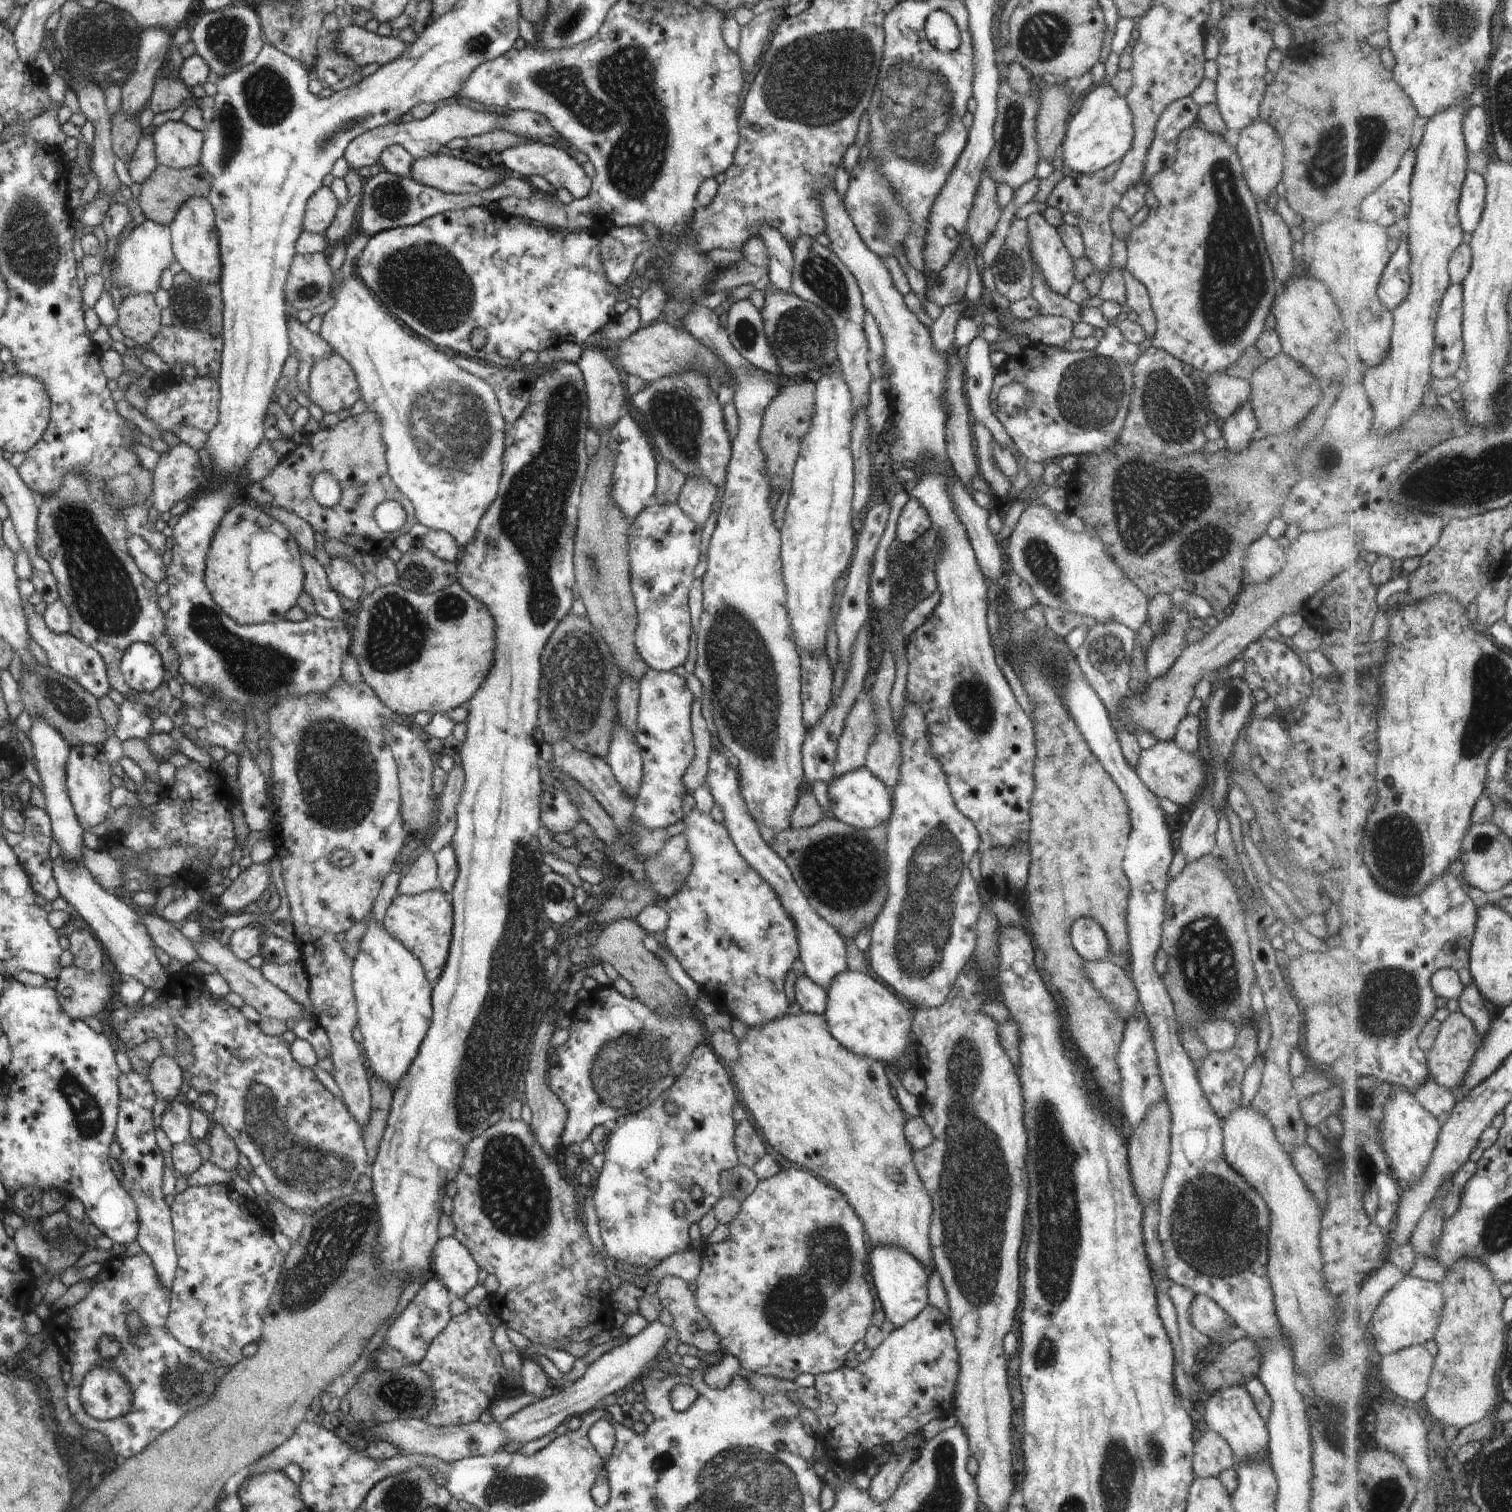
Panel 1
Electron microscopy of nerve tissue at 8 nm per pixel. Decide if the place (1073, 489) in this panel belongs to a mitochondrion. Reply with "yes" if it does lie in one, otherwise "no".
no

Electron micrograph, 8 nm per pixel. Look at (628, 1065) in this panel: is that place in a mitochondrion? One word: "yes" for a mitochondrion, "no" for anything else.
yes

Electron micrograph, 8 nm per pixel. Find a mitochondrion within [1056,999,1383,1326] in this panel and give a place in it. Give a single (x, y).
(1215, 1227)

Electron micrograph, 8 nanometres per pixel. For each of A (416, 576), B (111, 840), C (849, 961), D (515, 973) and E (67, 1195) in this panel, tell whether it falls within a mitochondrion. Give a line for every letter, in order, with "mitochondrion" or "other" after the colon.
A: mitochondrion
B: other
C: other
D: mitochondrion
E: other

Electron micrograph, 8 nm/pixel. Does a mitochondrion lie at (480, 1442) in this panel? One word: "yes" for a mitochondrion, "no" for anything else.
no

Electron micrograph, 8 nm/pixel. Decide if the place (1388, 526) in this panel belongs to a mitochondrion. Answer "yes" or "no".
no

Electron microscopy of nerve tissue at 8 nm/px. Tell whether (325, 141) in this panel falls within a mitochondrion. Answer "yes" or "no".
yes

